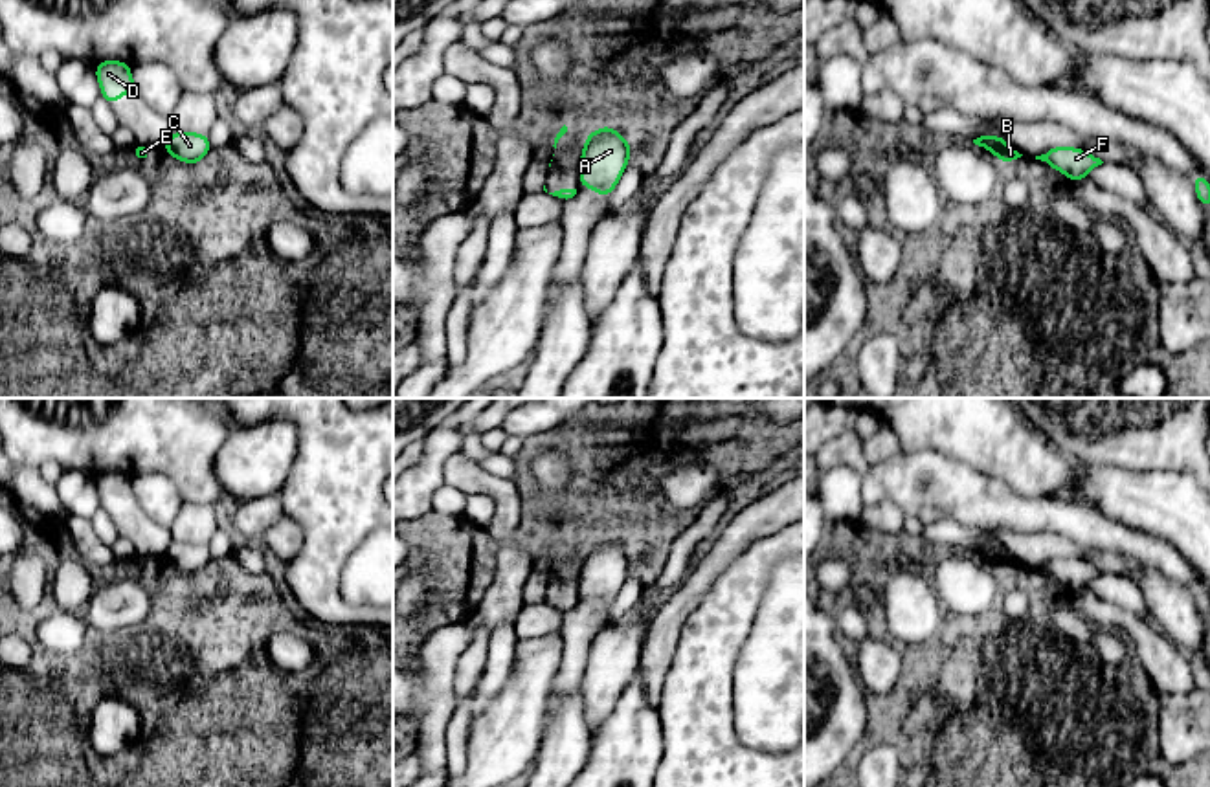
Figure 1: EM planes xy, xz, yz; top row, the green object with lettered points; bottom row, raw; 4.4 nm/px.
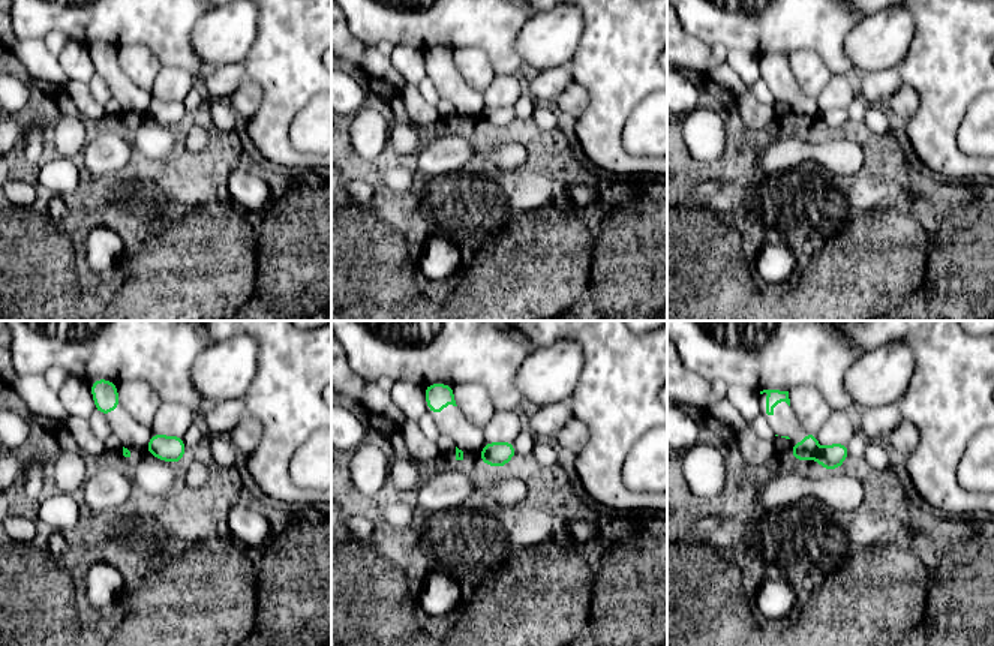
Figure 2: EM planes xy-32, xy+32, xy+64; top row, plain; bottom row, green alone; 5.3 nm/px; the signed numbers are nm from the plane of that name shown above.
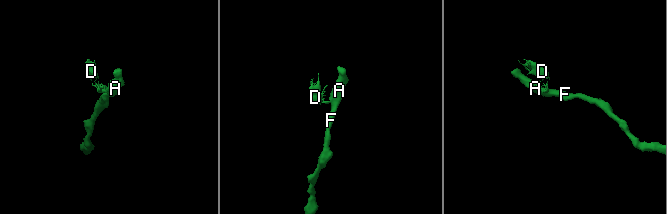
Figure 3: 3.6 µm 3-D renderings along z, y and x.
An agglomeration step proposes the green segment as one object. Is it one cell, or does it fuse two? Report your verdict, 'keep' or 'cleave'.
cleave

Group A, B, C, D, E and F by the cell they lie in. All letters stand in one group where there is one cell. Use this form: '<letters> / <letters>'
A B C F / D E

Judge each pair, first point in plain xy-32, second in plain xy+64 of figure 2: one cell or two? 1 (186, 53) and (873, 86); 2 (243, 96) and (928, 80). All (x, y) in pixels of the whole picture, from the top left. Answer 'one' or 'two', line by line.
1: two
2: two

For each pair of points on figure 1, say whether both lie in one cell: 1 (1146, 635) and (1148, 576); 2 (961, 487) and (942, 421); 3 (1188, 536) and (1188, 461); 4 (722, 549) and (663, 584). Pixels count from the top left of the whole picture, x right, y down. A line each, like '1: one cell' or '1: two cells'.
1: two cells
2: two cells
3: two cells
4: two cells

